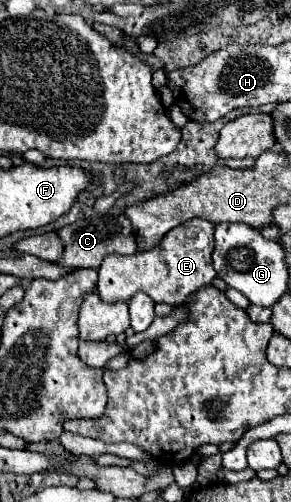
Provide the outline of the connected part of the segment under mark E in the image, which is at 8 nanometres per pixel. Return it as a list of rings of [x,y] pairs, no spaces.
[[[192,218],[178,228],[172,228],[154,250],[136,252],[132,256],[106,256],[98,270],[98,296],[104,302],[126,302],[136,292],[148,294],[154,302],[170,306],[182,304],[190,294],[208,286],[216,276],[212,268],[214,224]]]

